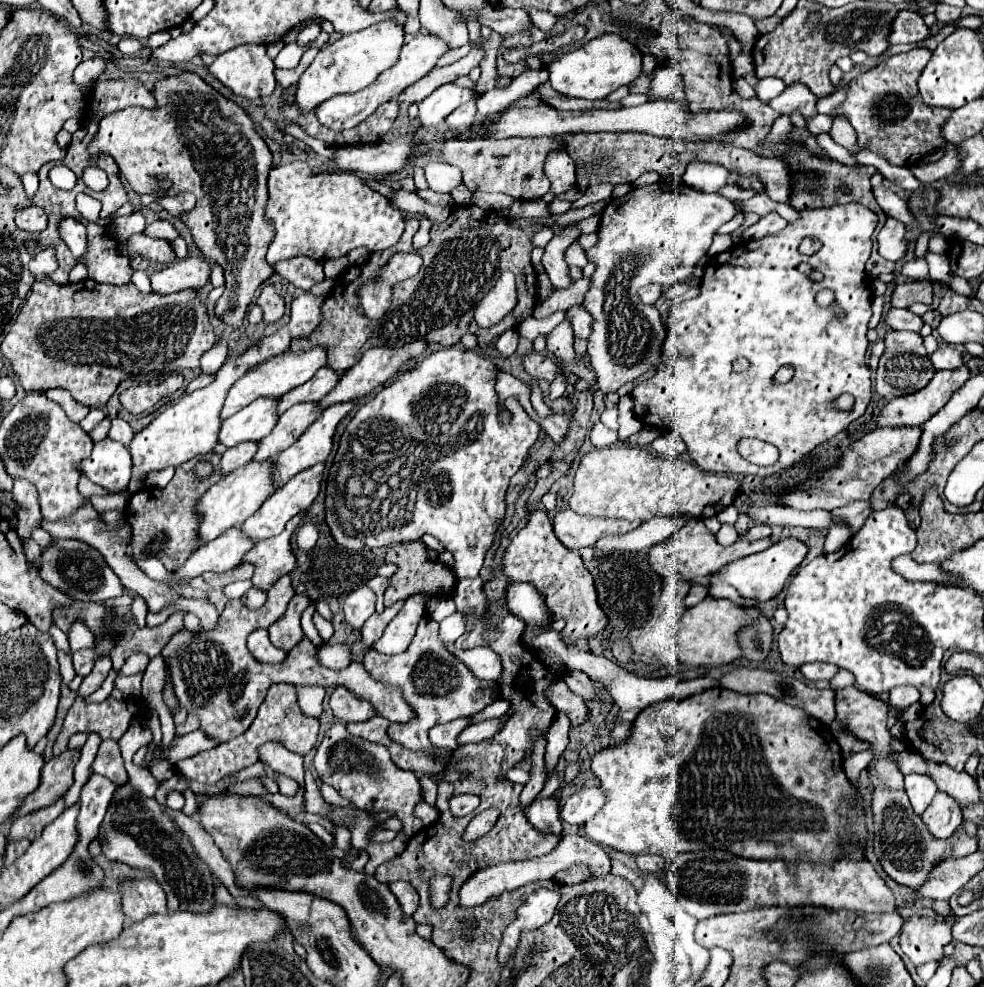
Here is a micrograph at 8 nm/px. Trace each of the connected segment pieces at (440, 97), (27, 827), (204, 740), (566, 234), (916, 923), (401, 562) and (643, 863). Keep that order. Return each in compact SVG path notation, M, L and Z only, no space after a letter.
M443 85L441 89L435 89L429 97L425 97L425 101L419 103L419 127L421 129L435 129L441 121L445 121L445 117L455 111L457 107L465 105L467 101L471 101L471 97L475 95L475 91L471 89L463 89L457 85Z
M59 799L49 807L43 807L33 813L27 813L25 817L13 819L7 841L19 841L19 839L35 841L41 835L43 827L49 825L51 821L55 821L63 811L65 811L65 803L63 803L63 799Z
M201 729L193 731L193 733L187 733L183 737L177 737L173 741L173 747L169 753L165 753L165 757L169 761L181 761L181 759L187 759L191 755L197 755L199 751L207 751L207 749L213 749L217 747L219 741L209 741L209 737L205 737L205 733L201 733Z
M567 225L565 231L561 235L553 237L551 243L545 247L543 267L549 273L549 279L555 285L555 289L569 289L573 285L573 279L569 277L569 267L563 261L563 253L573 241L577 241L577 237L579 237L579 231L571 225Z
M911 917L901 929L901 949L915 967L943 957L943 945L951 941L951 929L941 919Z
M411 541L411 543L395 545L393 549L387 551L385 561L399 565L397 573L391 577L391 585L385 591L385 607L389 607L391 603L395 603L397 599L403 599L403 597L409 597L409 595L415 595L415 593L449 595L453 591L455 575L451 573L449 567L439 565L437 561L429 561L427 555L425 555L425 545L421 541Z
M641 853L641 855L637 855L637 867L639 867L641 871L655 873L655 871L663 871L667 865L665 865L665 859L663 859L661 855Z

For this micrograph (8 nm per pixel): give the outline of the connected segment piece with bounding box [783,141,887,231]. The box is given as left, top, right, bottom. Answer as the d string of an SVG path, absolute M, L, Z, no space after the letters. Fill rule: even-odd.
M795 141L791 143L791 151L783 157L783 163L789 165L789 181L791 181L791 197L789 197L789 205L795 207L797 211L805 211L805 209L819 209L819 207L835 207L841 203L861 203L865 207L869 207L871 211L875 211L879 215L879 227L877 231L885 225L885 213L881 211L881 207L877 205L873 193L871 193L871 185L869 185L869 177L877 171L875 167L869 165L857 165L857 167L849 167L839 163L837 159L821 159L809 153L807 145L803 141ZM841 183L845 183L851 191L843 193L841 191Z

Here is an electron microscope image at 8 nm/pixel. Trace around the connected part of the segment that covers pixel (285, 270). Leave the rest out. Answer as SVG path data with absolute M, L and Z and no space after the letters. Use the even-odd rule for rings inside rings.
M293 257L279 261L275 265L275 271L303 291L309 291L315 283L325 279L323 265L311 257Z

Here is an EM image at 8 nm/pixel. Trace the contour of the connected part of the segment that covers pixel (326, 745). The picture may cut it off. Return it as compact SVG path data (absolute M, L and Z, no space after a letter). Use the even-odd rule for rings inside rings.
M343 723L333 725L327 731L323 743L317 747L315 769L323 783L335 787L341 797L351 799L357 809L367 809L373 813L387 811L395 815L403 823L403 833L407 837L413 837L417 831L421 831L423 823L413 815L415 805L423 799L421 785L413 771L397 769L397 765L391 761L389 751L383 745L353 737Z

